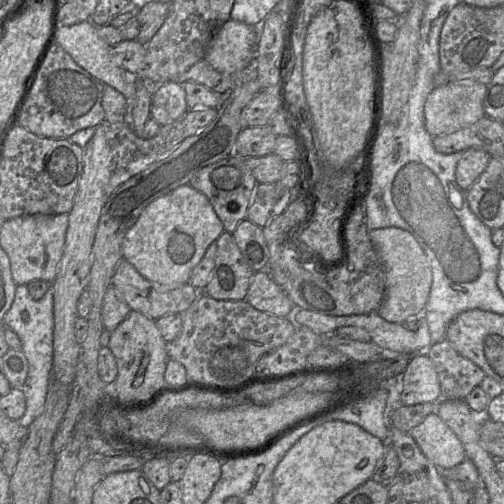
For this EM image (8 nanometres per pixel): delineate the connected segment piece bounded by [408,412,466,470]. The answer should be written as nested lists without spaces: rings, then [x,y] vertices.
[[[436,412],[427,415],[408,433],[440,470],[457,466],[466,458],[461,442]]]

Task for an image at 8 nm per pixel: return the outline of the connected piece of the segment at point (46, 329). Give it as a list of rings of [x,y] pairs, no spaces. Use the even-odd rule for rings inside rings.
[[[51,283],[51,287],[49,287],[49,289],[45,293],[45,295],[41,299],[39,299],[39,300],[34,300],[30,296],[27,285],[17,285],[16,286],[16,290],[15,290],[15,297],[14,297],[14,300],[13,300],[13,303],[12,303],[10,309],[4,315],[2,323],[3,323],[2,324],[3,326],[9,327],[10,329],[12,329],[18,335],[18,337],[19,337],[19,339],[21,340],[21,343],[22,343],[22,349],[21,350],[22,350],[22,352],[24,353],[25,357],[28,360],[28,375],[27,375],[26,381],[25,381],[25,383],[24,383],[24,385],[22,387],[22,390],[23,390],[25,398],[26,398],[26,411],[25,411],[25,414],[23,415],[23,417],[18,421],[24,429],[27,429],[31,425],[31,423],[43,411],[43,407],[44,407],[44,404],[45,404],[45,401],[46,401],[46,397],[47,397],[47,393],[48,393],[49,383],[50,383],[50,380],[51,380],[51,377],[52,377],[52,367],[53,367],[53,330],[54,330],[54,289],[52,287],[52,283]],[[23,312],[27,312],[28,313],[29,317],[28,317],[27,320],[24,320],[22,318],[22,313]]]

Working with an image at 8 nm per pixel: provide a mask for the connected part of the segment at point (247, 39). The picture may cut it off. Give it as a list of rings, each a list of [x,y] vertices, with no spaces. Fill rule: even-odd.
[[[229,19],[214,33],[204,59],[217,71],[232,75],[256,58],[257,27]]]

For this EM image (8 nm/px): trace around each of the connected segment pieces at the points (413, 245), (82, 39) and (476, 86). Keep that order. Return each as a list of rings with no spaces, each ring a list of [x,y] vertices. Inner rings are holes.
[[[397,227],[371,230],[369,237],[385,272],[385,296],[376,313],[392,323],[403,323],[409,317],[423,313],[432,286],[432,270],[426,254],[416,238],[407,230]]]
[[[86,20],[86,21],[81,21],[77,24],[71,25],[71,26],[64,26],[64,25],[59,25],[59,28],[57,30],[57,35],[56,35],[56,43],[58,45],[60,45],[72,58],[73,60],[83,69],[85,69],[87,72],[89,72],[93,77],[95,77],[96,79],[98,79],[100,82],[102,82],[103,84],[109,85],[113,88],[115,88],[116,90],[118,90],[120,93],[122,93],[128,103],[128,119],[129,119],[129,112],[130,110],[134,107],[135,105],[135,91],[136,91],[136,83],[137,81],[139,81],[138,77],[136,74],[132,74],[128,71],[126,71],[125,69],[123,69],[122,67],[120,67],[116,62],[115,62],[115,57],[114,57],[114,49],[113,46],[109,45],[107,42],[105,42],[97,33],[97,27],[90,21],[90,20]]]
[[[458,81],[437,85],[424,105],[424,124],[432,137],[445,135],[471,126],[483,117],[486,85],[476,81]]]

